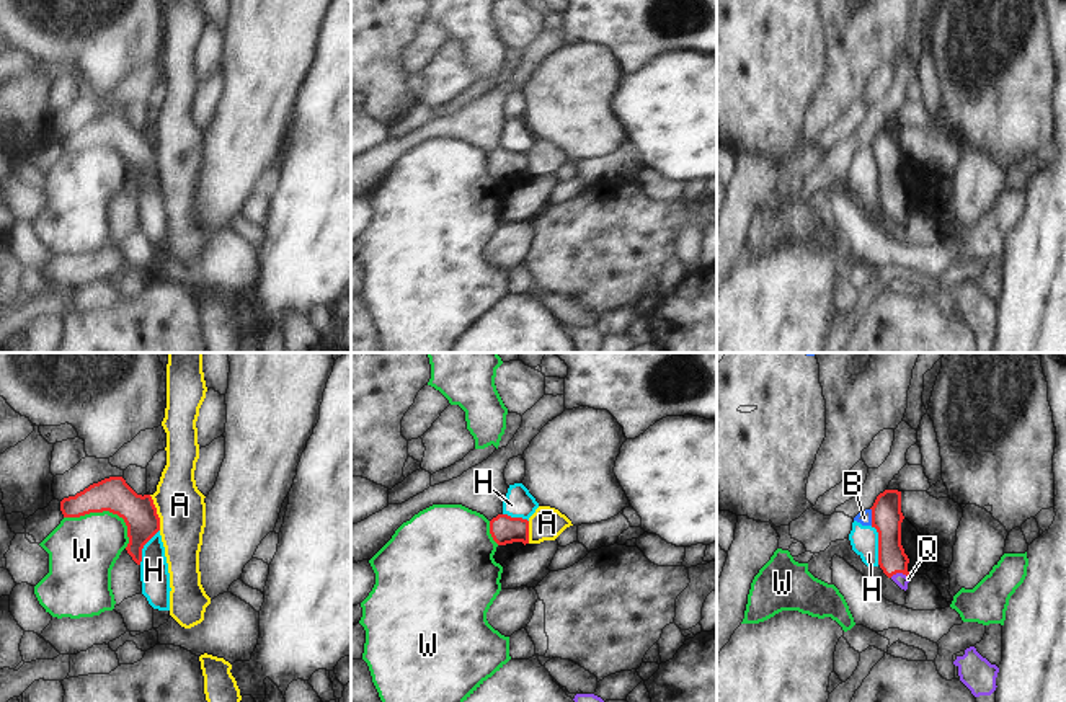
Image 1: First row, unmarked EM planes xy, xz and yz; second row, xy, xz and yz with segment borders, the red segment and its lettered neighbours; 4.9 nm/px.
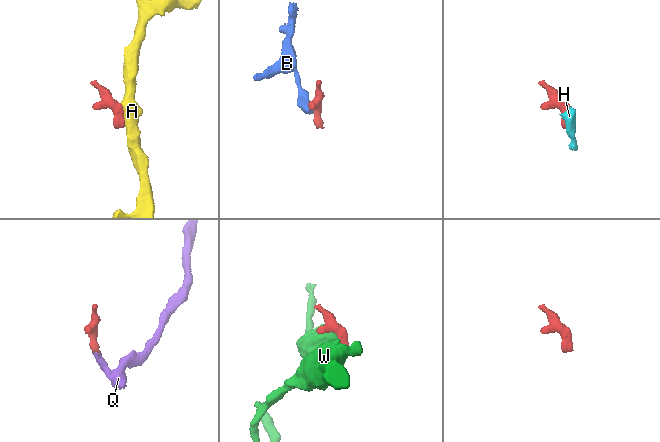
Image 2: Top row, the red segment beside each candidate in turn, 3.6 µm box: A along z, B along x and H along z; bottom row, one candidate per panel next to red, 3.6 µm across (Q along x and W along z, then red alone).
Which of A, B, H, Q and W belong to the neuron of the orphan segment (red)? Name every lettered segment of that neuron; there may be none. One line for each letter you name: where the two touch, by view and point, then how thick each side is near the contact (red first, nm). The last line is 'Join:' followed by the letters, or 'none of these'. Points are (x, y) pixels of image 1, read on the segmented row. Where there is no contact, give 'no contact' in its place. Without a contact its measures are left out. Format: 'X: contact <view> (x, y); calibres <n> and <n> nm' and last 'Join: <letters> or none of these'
Q: contact yz (900, 572); calibres 140 and 70 nm
Join: Q

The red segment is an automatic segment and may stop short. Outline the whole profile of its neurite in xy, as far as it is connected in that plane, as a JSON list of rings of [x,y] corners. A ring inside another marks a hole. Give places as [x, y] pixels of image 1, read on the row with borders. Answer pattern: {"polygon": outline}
{"polygon": [[[109,477],[60,501],[64,518],[109,511],[124,519],[132,560],[140,565],[144,545],[160,531],[160,518],[150,495],[137,495],[122,477]]]}

